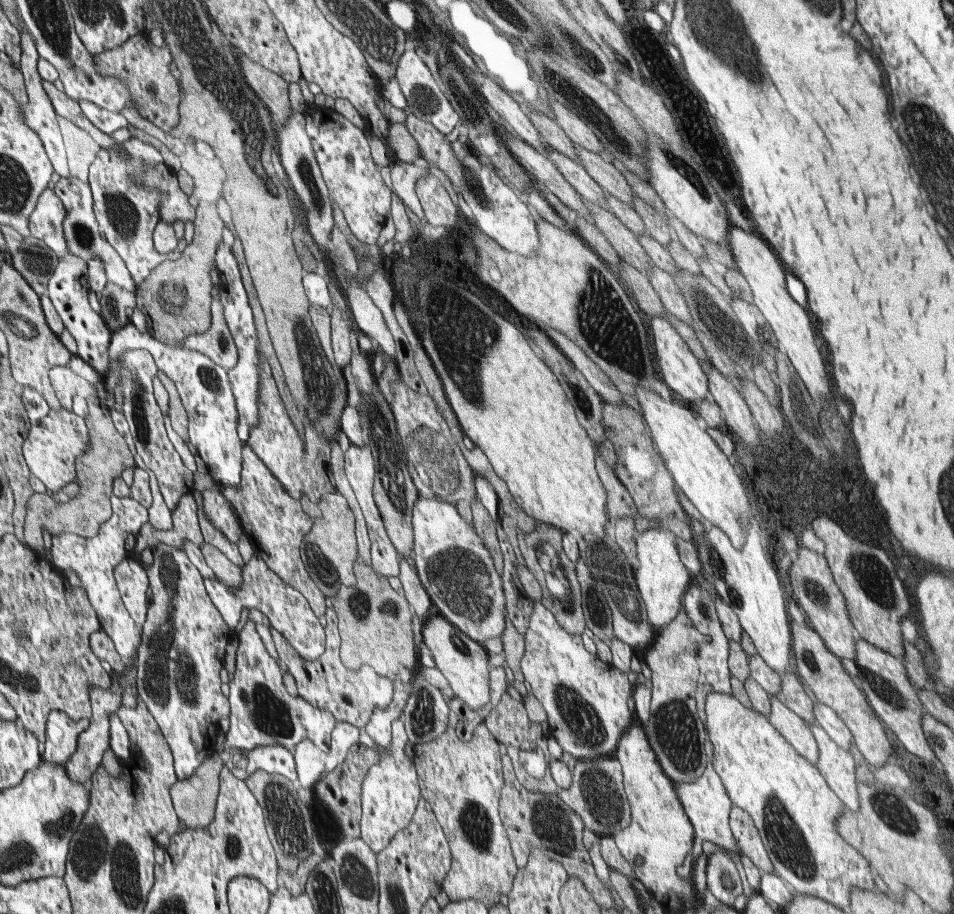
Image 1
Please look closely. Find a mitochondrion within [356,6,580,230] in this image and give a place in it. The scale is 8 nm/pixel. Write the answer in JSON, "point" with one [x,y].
{"point":[423,99]}

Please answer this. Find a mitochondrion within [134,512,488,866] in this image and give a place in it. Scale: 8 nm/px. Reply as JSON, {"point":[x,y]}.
{"point":[170,671]}

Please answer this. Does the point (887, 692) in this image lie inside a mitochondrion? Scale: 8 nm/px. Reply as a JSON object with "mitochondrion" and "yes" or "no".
{"mitochondrion":"yes"}

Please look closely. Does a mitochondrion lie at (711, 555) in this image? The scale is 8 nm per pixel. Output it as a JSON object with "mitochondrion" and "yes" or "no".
{"mitochondrion":"yes"}

